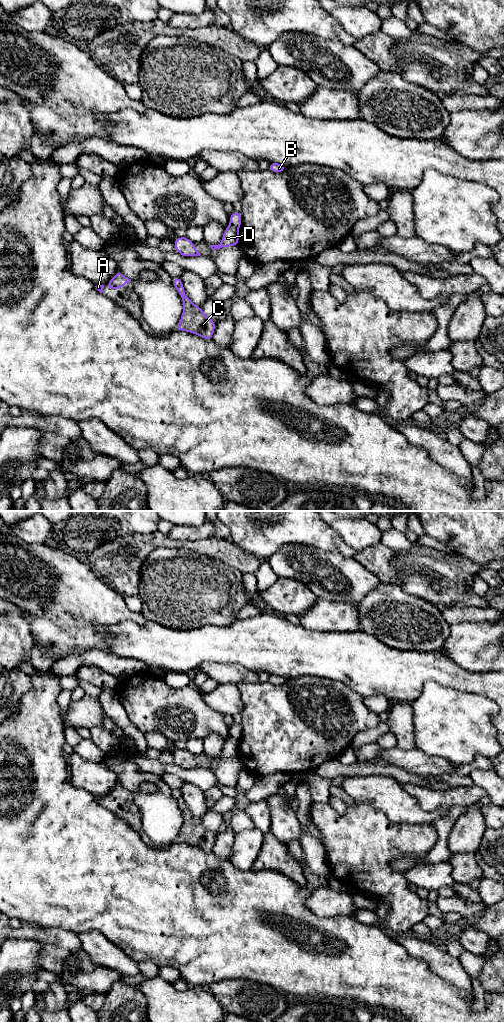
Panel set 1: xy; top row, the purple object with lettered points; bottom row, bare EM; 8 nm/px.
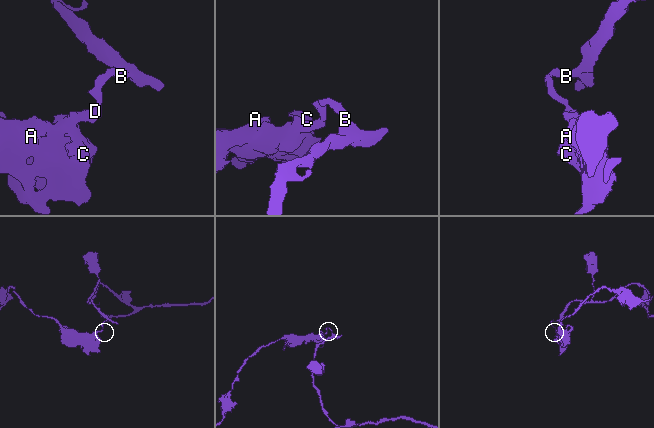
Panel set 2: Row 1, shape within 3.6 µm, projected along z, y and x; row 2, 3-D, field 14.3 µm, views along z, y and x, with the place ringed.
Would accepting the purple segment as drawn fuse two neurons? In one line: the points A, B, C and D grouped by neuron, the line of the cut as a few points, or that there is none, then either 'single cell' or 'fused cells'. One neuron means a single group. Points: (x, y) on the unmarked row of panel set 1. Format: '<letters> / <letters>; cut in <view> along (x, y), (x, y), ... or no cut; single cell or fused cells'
A C D / B; cut in xy along (230, 736), (238, 739); fused cells

